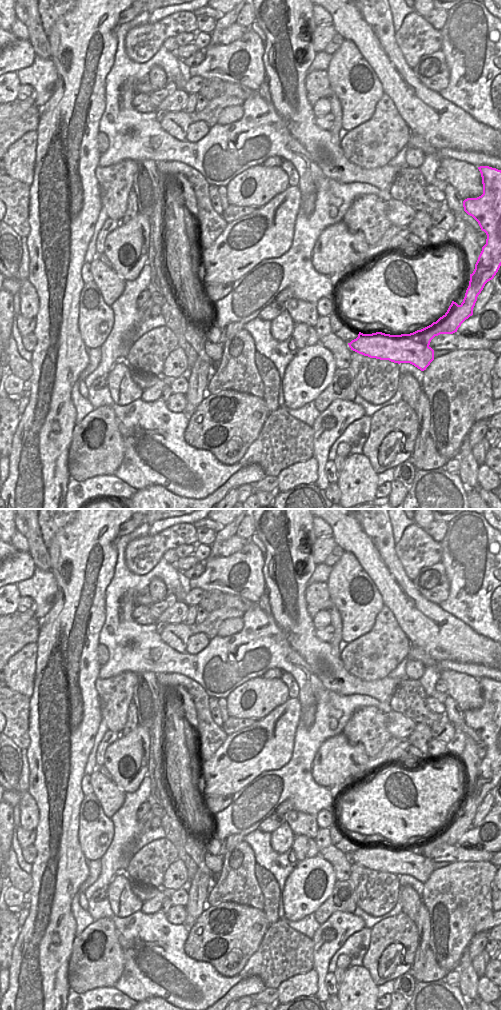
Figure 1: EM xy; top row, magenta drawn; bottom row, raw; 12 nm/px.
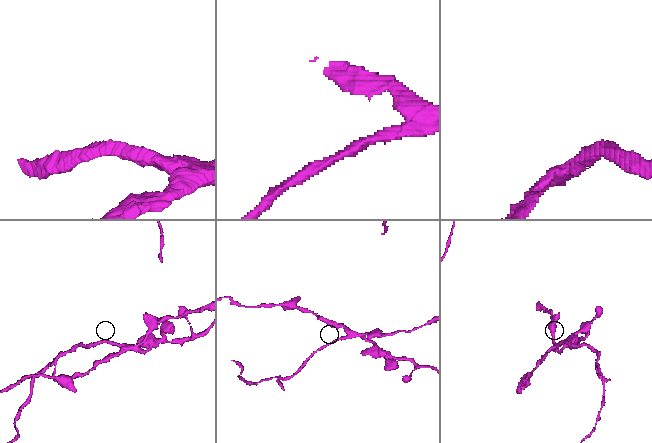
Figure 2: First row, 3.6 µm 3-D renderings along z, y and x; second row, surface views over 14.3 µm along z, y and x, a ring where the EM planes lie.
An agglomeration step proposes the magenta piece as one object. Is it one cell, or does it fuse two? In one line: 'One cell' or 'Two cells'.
Two cells.

